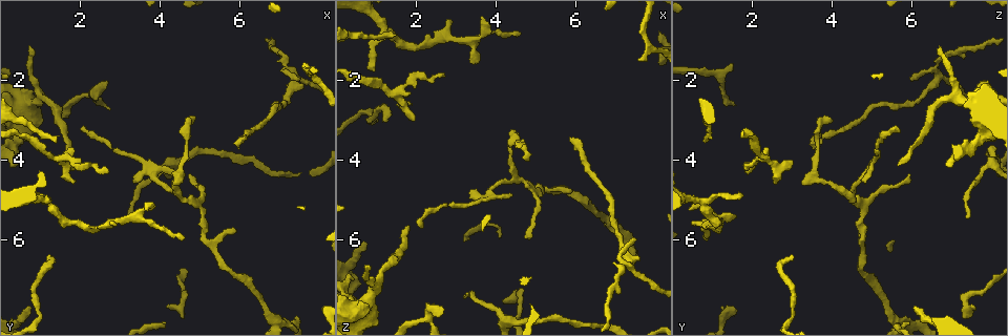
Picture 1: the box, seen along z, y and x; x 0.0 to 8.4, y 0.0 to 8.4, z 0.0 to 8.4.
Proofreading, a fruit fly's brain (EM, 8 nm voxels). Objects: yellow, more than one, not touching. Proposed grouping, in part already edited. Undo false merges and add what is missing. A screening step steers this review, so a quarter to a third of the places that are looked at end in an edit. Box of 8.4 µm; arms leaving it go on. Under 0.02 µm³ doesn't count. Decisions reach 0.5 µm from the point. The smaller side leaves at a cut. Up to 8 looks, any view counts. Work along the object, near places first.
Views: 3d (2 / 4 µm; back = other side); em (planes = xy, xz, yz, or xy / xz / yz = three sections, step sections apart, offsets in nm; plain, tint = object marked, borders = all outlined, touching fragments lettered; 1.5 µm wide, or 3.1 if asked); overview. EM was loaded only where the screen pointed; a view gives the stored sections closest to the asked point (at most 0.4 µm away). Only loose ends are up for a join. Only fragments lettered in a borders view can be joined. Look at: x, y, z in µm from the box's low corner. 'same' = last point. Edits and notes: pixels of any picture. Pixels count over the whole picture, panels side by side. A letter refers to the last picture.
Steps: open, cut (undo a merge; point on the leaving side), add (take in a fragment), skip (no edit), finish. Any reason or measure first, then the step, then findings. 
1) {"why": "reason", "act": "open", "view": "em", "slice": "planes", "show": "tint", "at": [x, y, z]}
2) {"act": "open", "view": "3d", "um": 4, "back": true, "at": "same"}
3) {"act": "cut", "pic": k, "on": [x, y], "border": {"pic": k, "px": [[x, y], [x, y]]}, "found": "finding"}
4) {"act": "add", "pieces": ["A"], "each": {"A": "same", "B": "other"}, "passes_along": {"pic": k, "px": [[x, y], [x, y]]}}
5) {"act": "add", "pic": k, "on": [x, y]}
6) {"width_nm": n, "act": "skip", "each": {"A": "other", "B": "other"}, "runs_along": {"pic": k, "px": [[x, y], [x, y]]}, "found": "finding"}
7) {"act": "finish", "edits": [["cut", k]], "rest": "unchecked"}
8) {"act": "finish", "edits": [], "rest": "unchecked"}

{"why": "thin end", "act": "open", "view": "3d", "um": 4, "at": [5.90, 5.70, 4.70]}

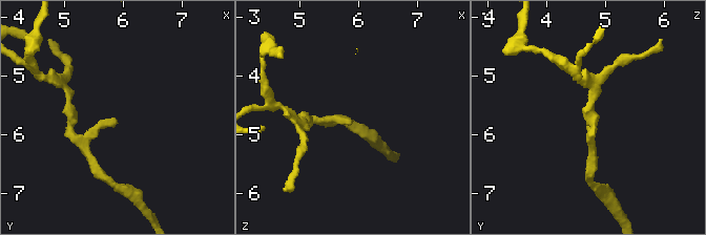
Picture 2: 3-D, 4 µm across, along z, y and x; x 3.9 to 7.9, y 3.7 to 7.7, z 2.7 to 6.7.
{"act": "open", "view": "em", "slice": "xy", "step": 8, "show": "tint", "at": [5.85, 5.70, 4.75]}

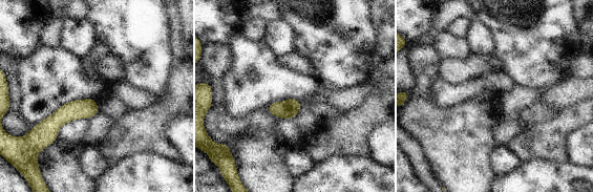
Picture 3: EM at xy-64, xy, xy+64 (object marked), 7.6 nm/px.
{"act": "open", "view": "em", "slice": "planes", "show": "borders", "at": "same"}

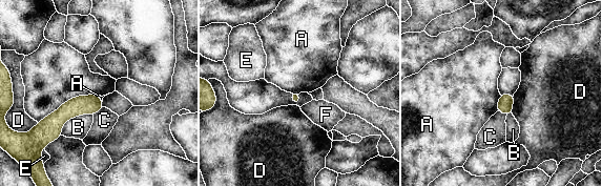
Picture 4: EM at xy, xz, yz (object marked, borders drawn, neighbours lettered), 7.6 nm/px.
{"longest_contact_nm": ["B", 300], "act": "skip", "each": {"A": "other", "B": "other", "C": "other", "D": "other", "E": "other", "F": "other"}, "border": {"pic": 4, "px": [[500, 95], [497, 101], [497, 110]]}, "found": "none of them fits"}

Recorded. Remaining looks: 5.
{"why": "branch stops here", "act": "open", "view": "em", "slice": "planes", "show": "borders", "at": [0.80, 4.95, 1.75]}

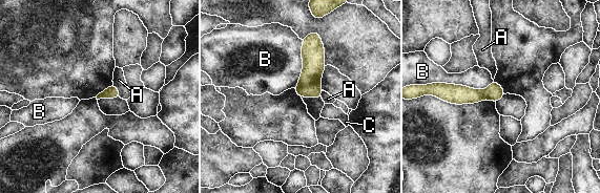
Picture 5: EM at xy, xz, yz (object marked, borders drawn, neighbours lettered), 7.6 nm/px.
{"act": "skip", "each": {"A": "other", "B": "other", "C": "other"}, "border": {"pic": 5, "px": [[112, 84], [118, 88], [120, 97]]}, "found": "no lettered fragment goes on from it"}

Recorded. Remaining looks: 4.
{"why": "an open end", "act": "open", "view": "em", "slice": "planes", "show": "plain", "at": [3.40, 5.40, 1.60]}

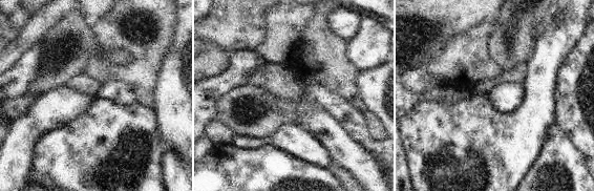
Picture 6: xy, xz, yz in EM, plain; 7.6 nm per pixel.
{"why": "see the neighbours", "act": "open", "view": "em", "slice": "planes", "show": "borders", "at": "same"}

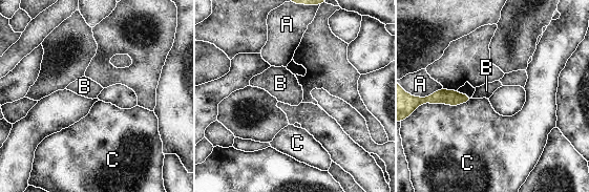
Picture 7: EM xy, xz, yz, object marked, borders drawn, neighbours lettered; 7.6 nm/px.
{"longest_contact_nm": ["C", 550], "act": "skip", "each": {"A": "other", "B": "other", "C": "other"}, "border": {"pic": 7, "px": [[472, 99], [422, 103], [403, 121]]}, "found": "none of them fits"}

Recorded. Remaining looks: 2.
{"act": "finish", "edits": [], "rest": "unchecked"}

